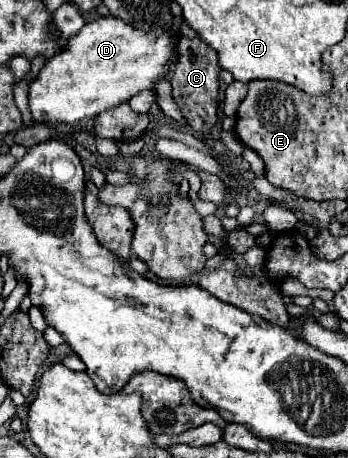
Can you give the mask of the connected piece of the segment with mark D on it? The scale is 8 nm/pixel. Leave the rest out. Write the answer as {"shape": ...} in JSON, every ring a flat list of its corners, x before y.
{"shape":[[104,16,90,24,84,24,82,30,66,42,64,50,58,50,52,58,46,60,40,74,30,82,28,106,32,122,52,126,76,124,84,118,94,118,102,110,110,110,116,104,128,102,134,94,142,90,154,90,152,82,164,76,164,64,168,64,172,58,172,36,174,34,166,30,142,32,114,16]]}

